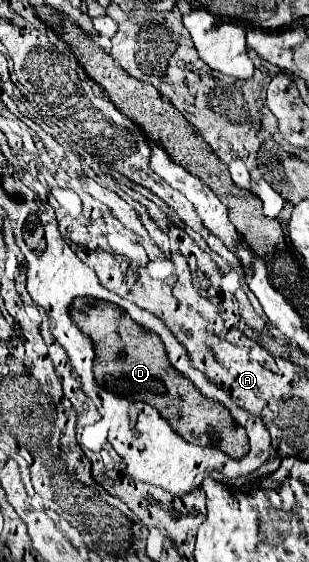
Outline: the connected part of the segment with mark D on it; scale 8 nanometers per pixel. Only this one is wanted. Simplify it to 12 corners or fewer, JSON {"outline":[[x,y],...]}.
{"outline":[[76,297],[100,387],[192,445],[242,459],[244,429],[120,307]]}

